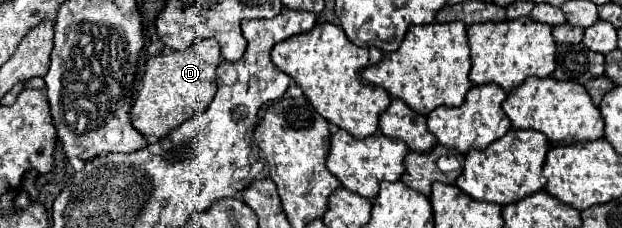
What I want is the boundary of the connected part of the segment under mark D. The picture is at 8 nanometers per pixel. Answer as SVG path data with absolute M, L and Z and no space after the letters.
M199 39L187 51L171 51L169 55L149 57L141 81L143 87L139 89L131 109L131 123L135 129L145 137L163 139L183 121L205 111L217 91L215 69L219 63L221 51L215 39Z

